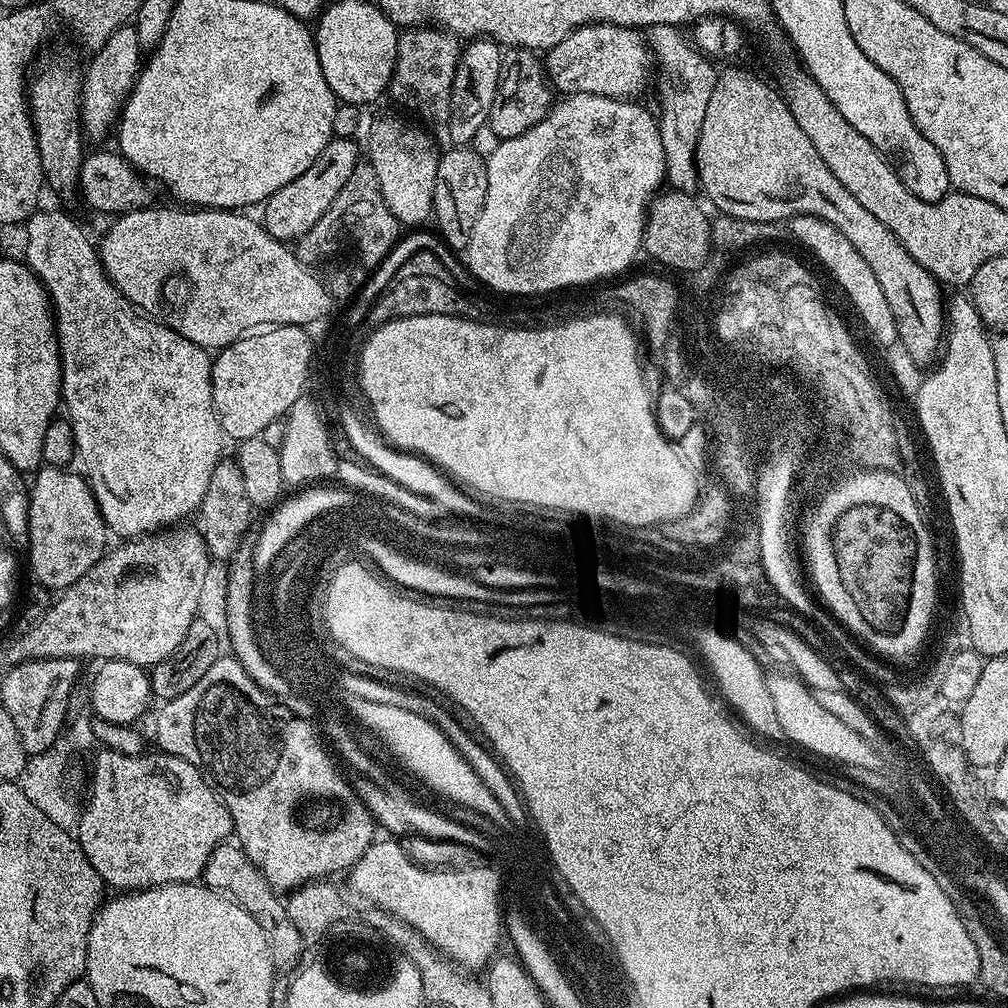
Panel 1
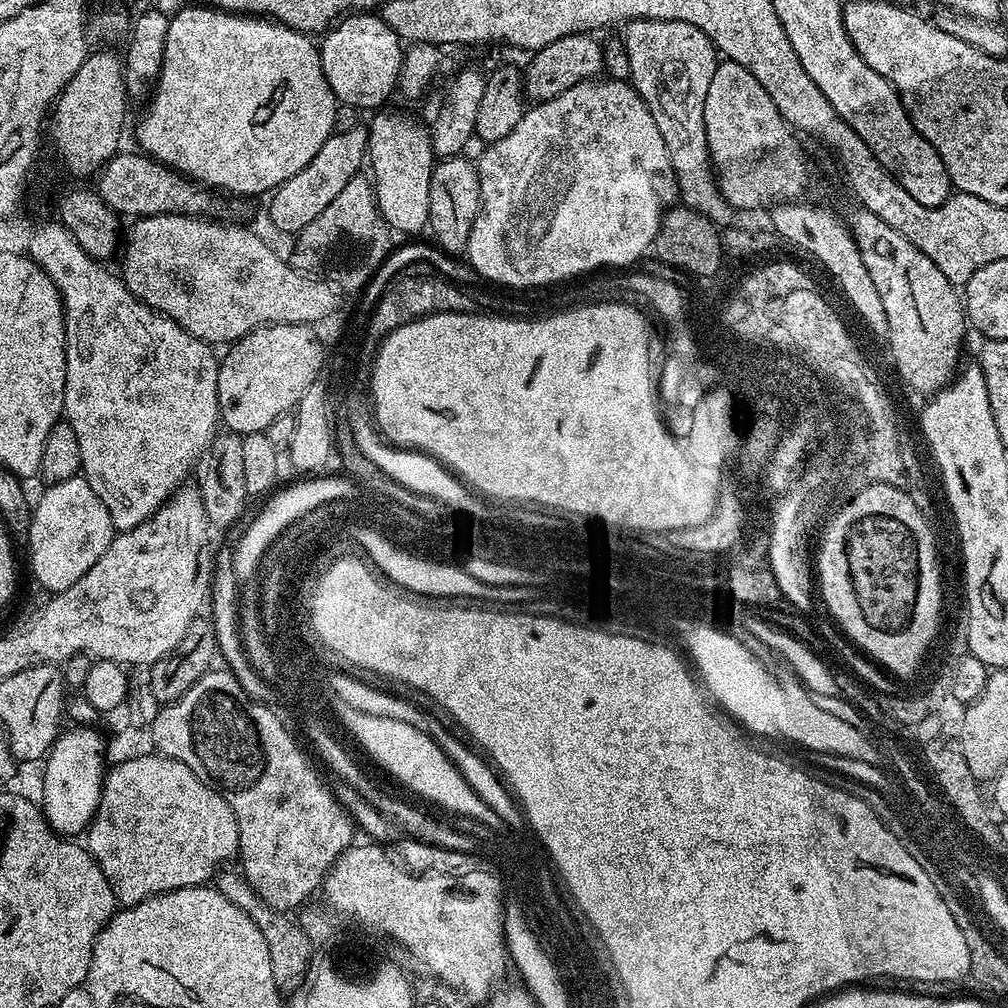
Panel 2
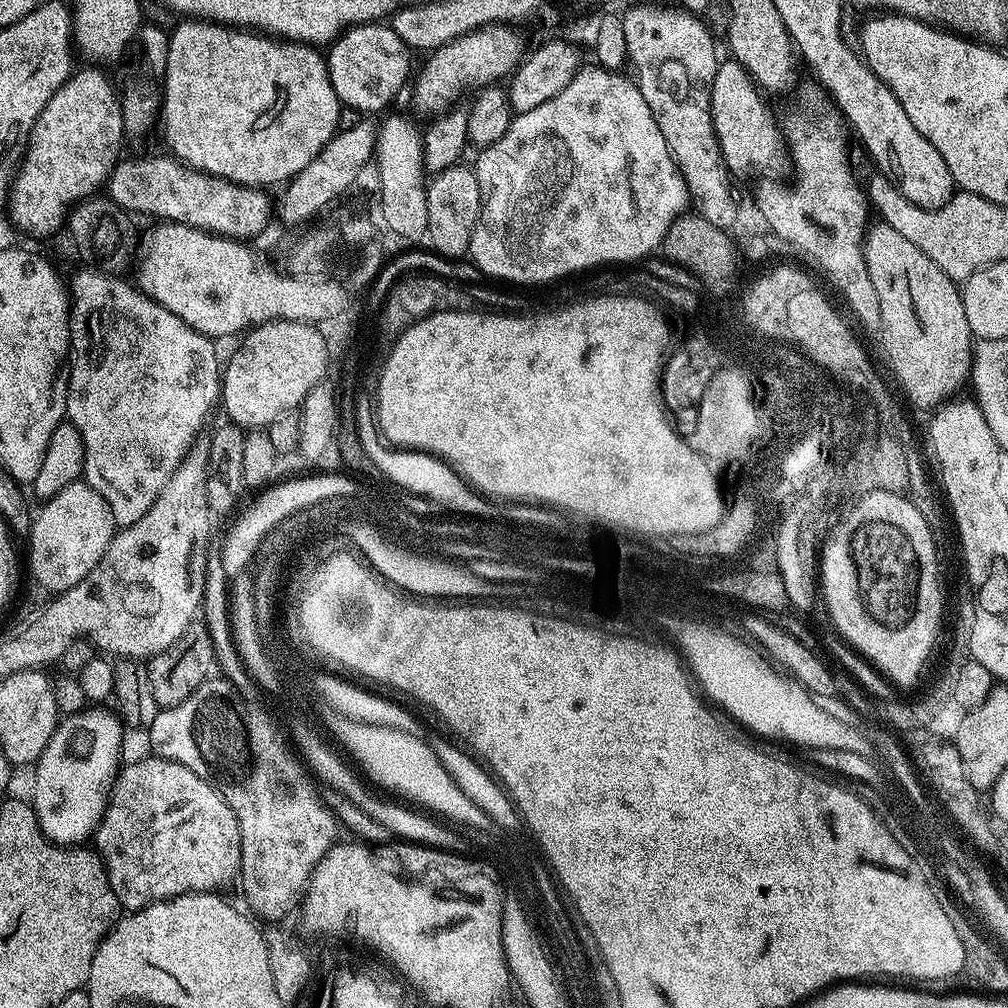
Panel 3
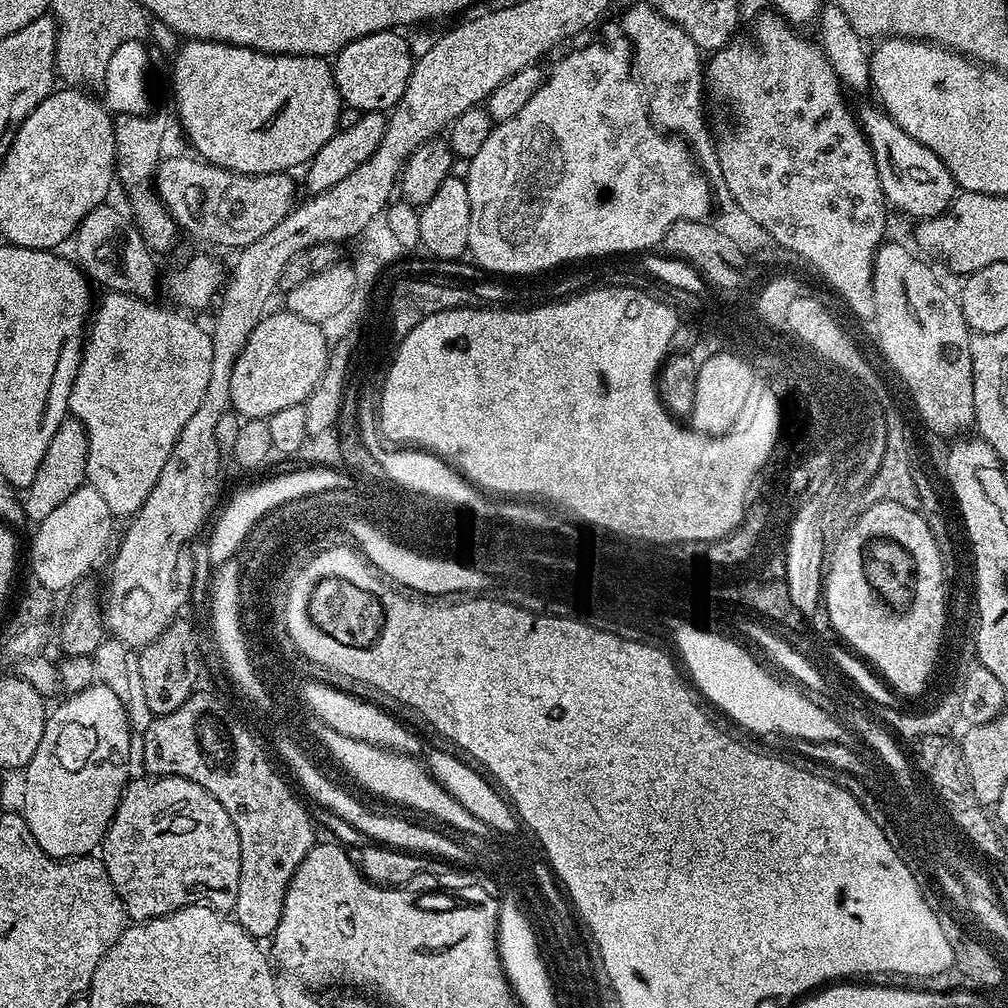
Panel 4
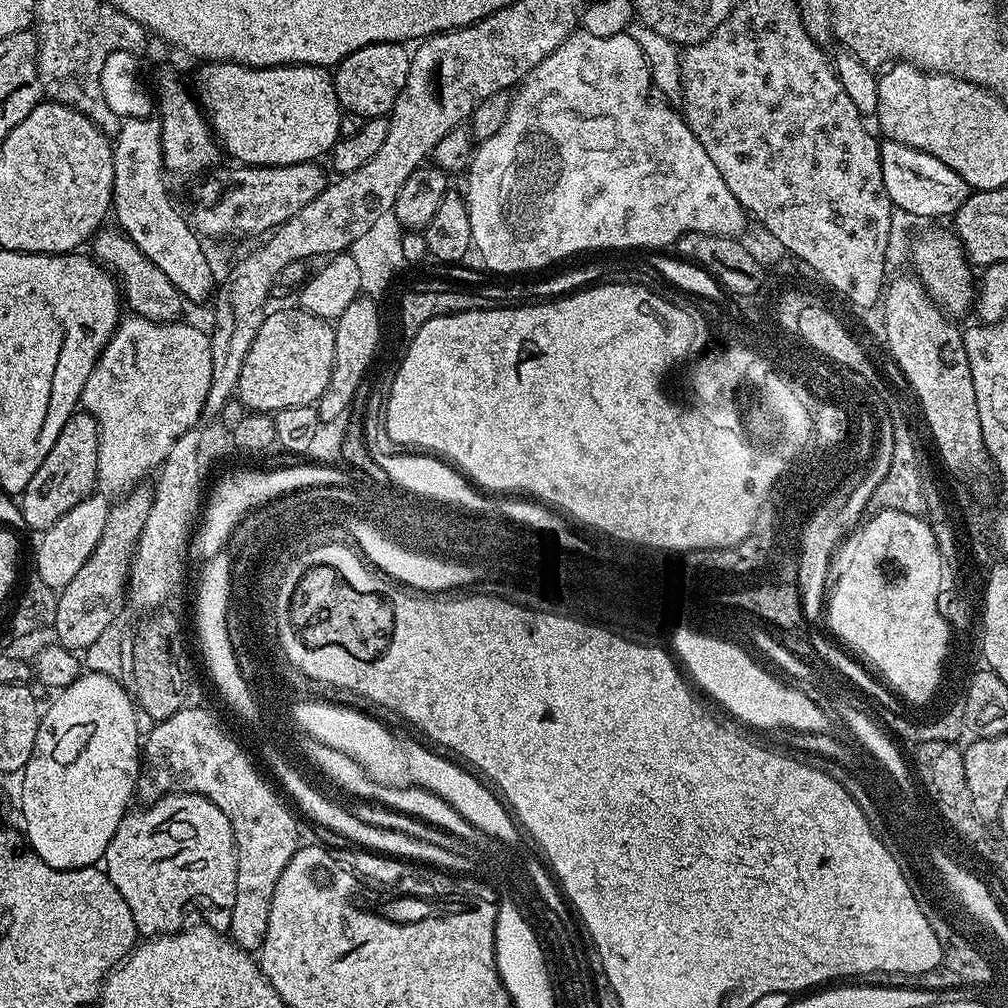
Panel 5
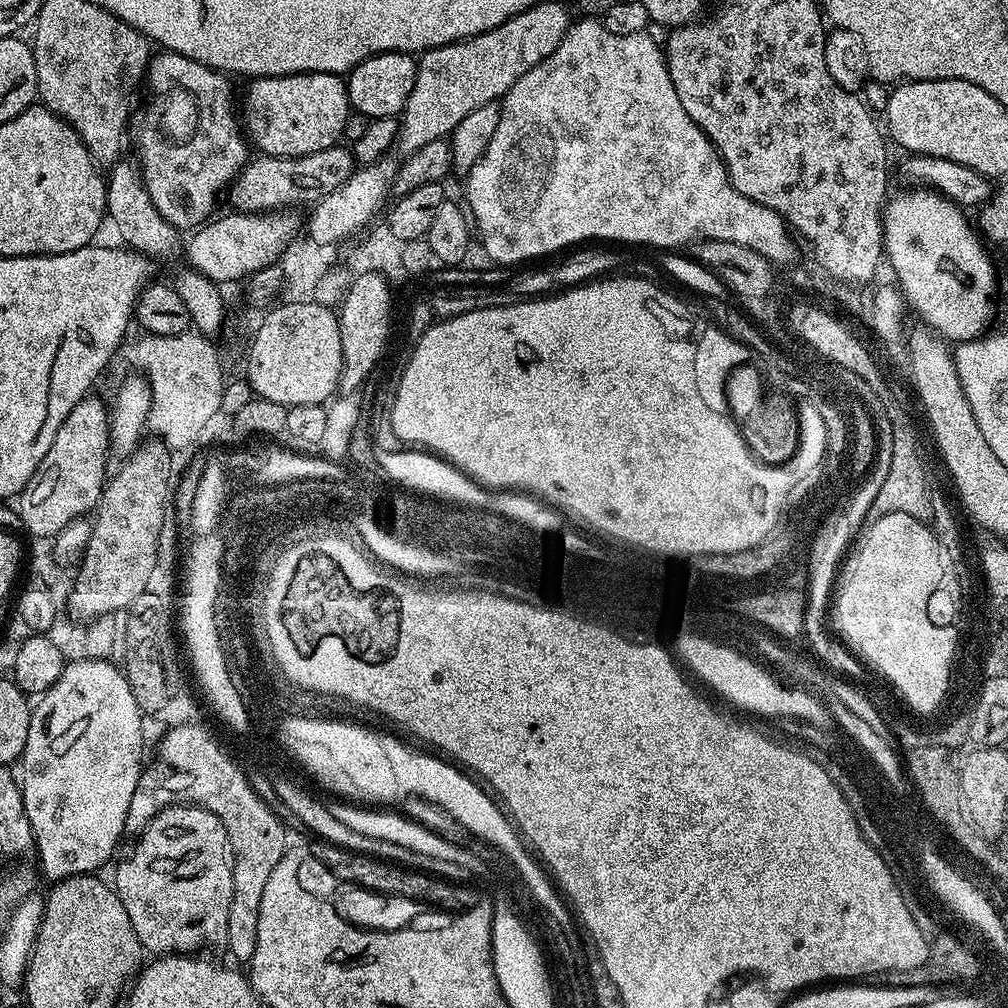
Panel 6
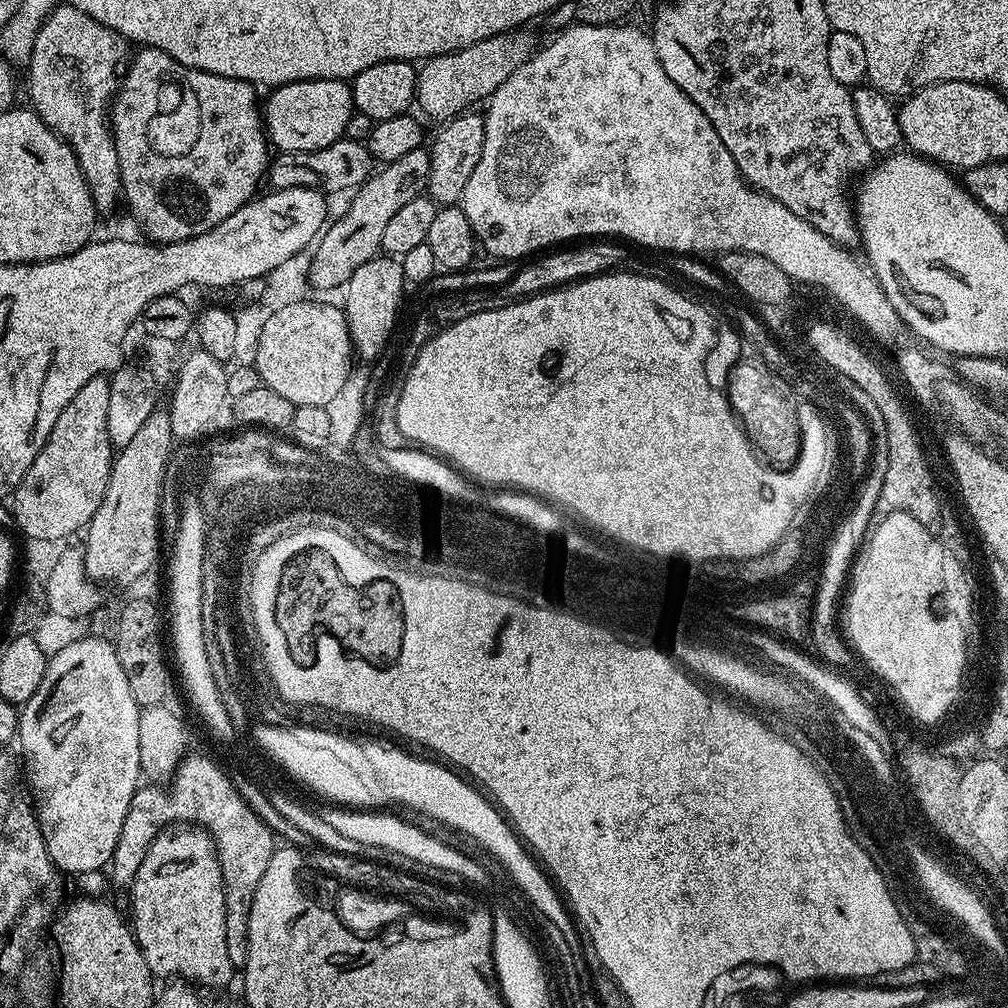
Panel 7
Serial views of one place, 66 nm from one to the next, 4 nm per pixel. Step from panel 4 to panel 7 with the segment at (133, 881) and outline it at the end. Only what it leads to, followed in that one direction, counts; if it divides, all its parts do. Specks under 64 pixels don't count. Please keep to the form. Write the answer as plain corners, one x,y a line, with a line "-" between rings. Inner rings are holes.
168,826
165,828
168,829
165,832
158,833
153,840
151,837
150,843
144,849
142,866
138,866
138,874
134,874
134,882
130,889
130,895
132,895
130,927
136,933
136,941
146,958
146,966
151,970
153,977
172,976
168,978
179,978
181,981
193,986
199,986
204,990
212,990
208,988
224,988
231,982
234,969
230,962
230,953
226,951
226,898
224,897
222,870
216,857
216,847
207,831
199,826

